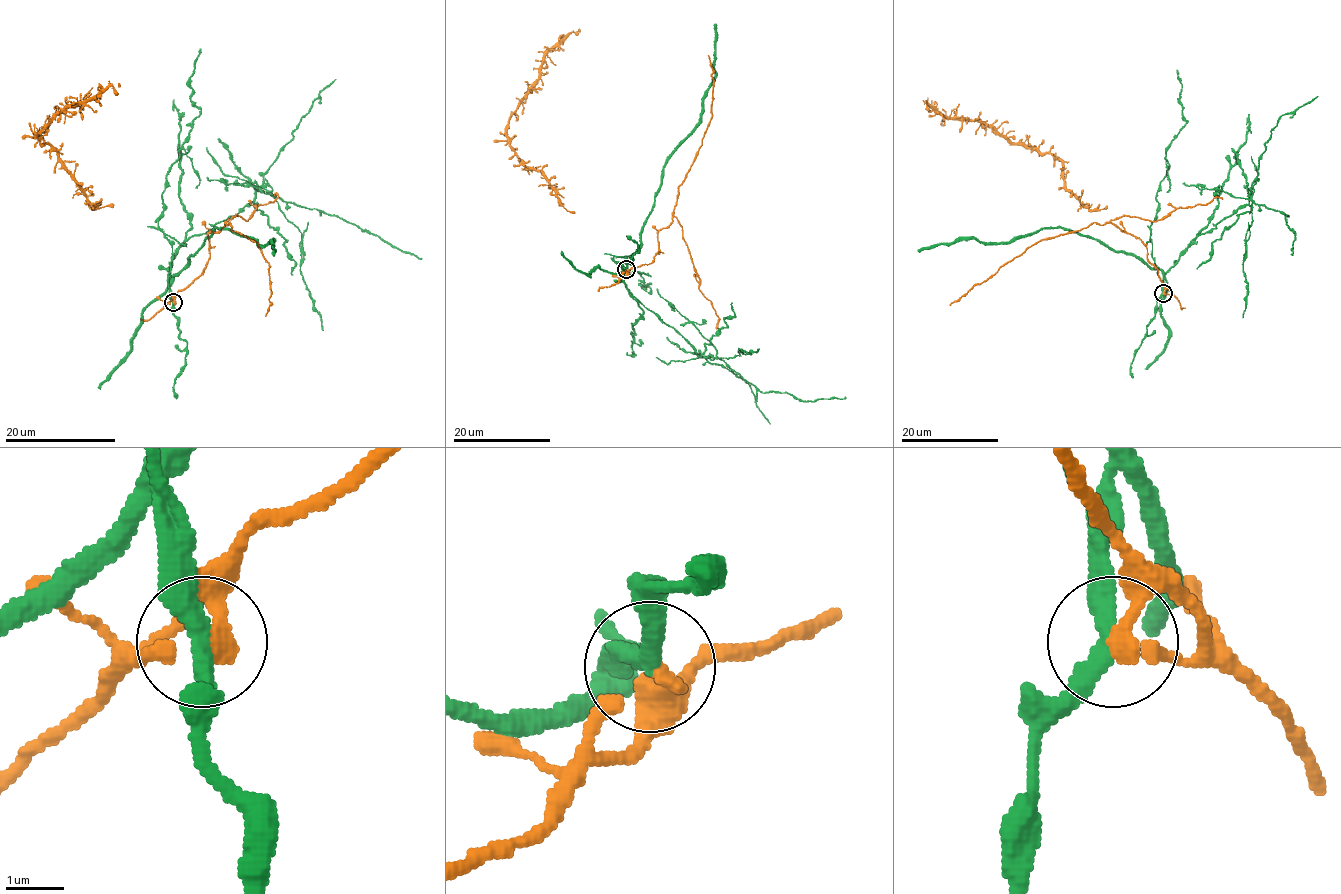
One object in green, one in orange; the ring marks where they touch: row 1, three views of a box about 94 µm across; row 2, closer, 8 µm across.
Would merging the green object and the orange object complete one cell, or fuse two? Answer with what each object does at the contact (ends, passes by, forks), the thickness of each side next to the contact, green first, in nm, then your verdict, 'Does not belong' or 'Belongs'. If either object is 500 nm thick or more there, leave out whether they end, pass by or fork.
At the ring green passes by. At the ring orange ends. Thickness 320 nm (green) against 320 nm. Does not belong

